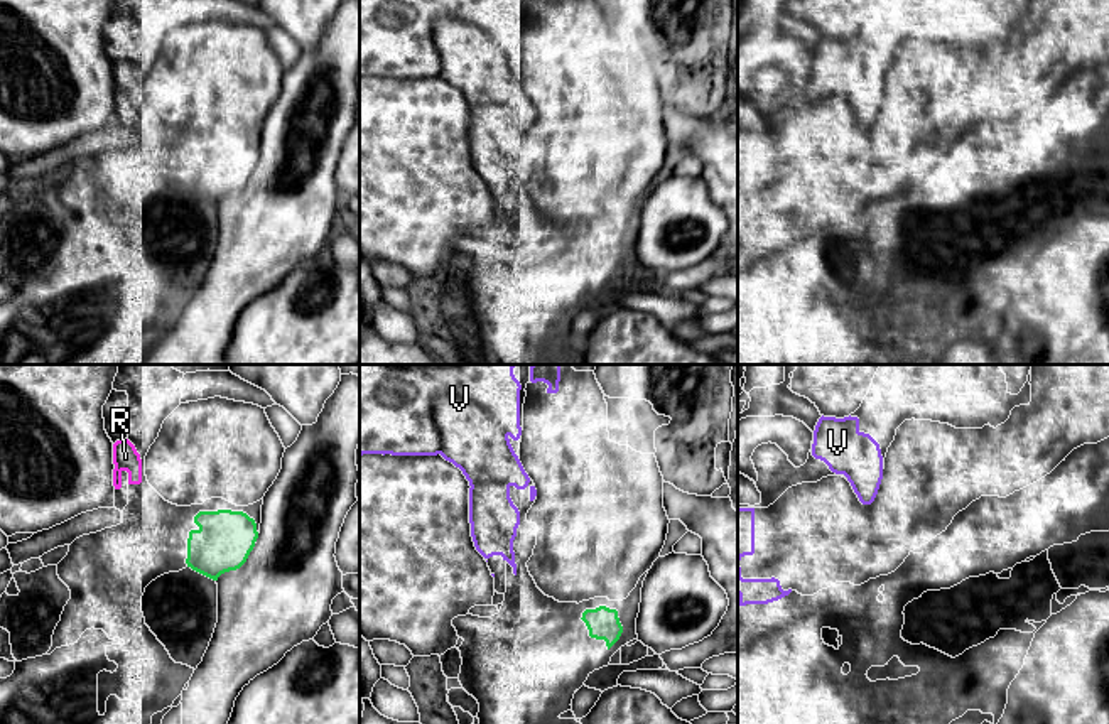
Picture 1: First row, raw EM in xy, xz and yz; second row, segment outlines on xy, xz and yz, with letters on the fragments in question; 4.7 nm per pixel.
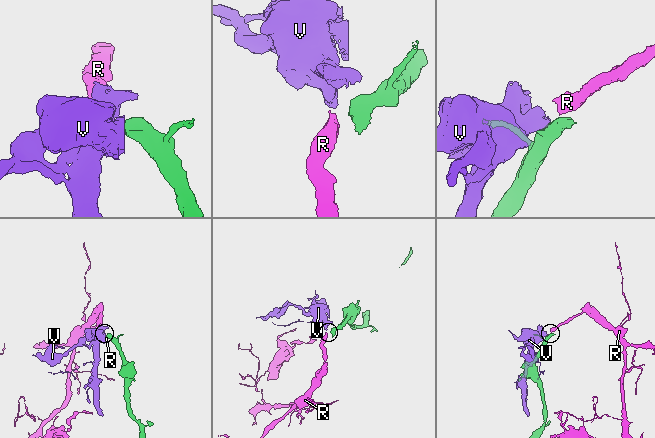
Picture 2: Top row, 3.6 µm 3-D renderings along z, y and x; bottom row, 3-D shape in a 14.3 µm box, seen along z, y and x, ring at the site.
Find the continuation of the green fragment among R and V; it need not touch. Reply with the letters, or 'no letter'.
R

